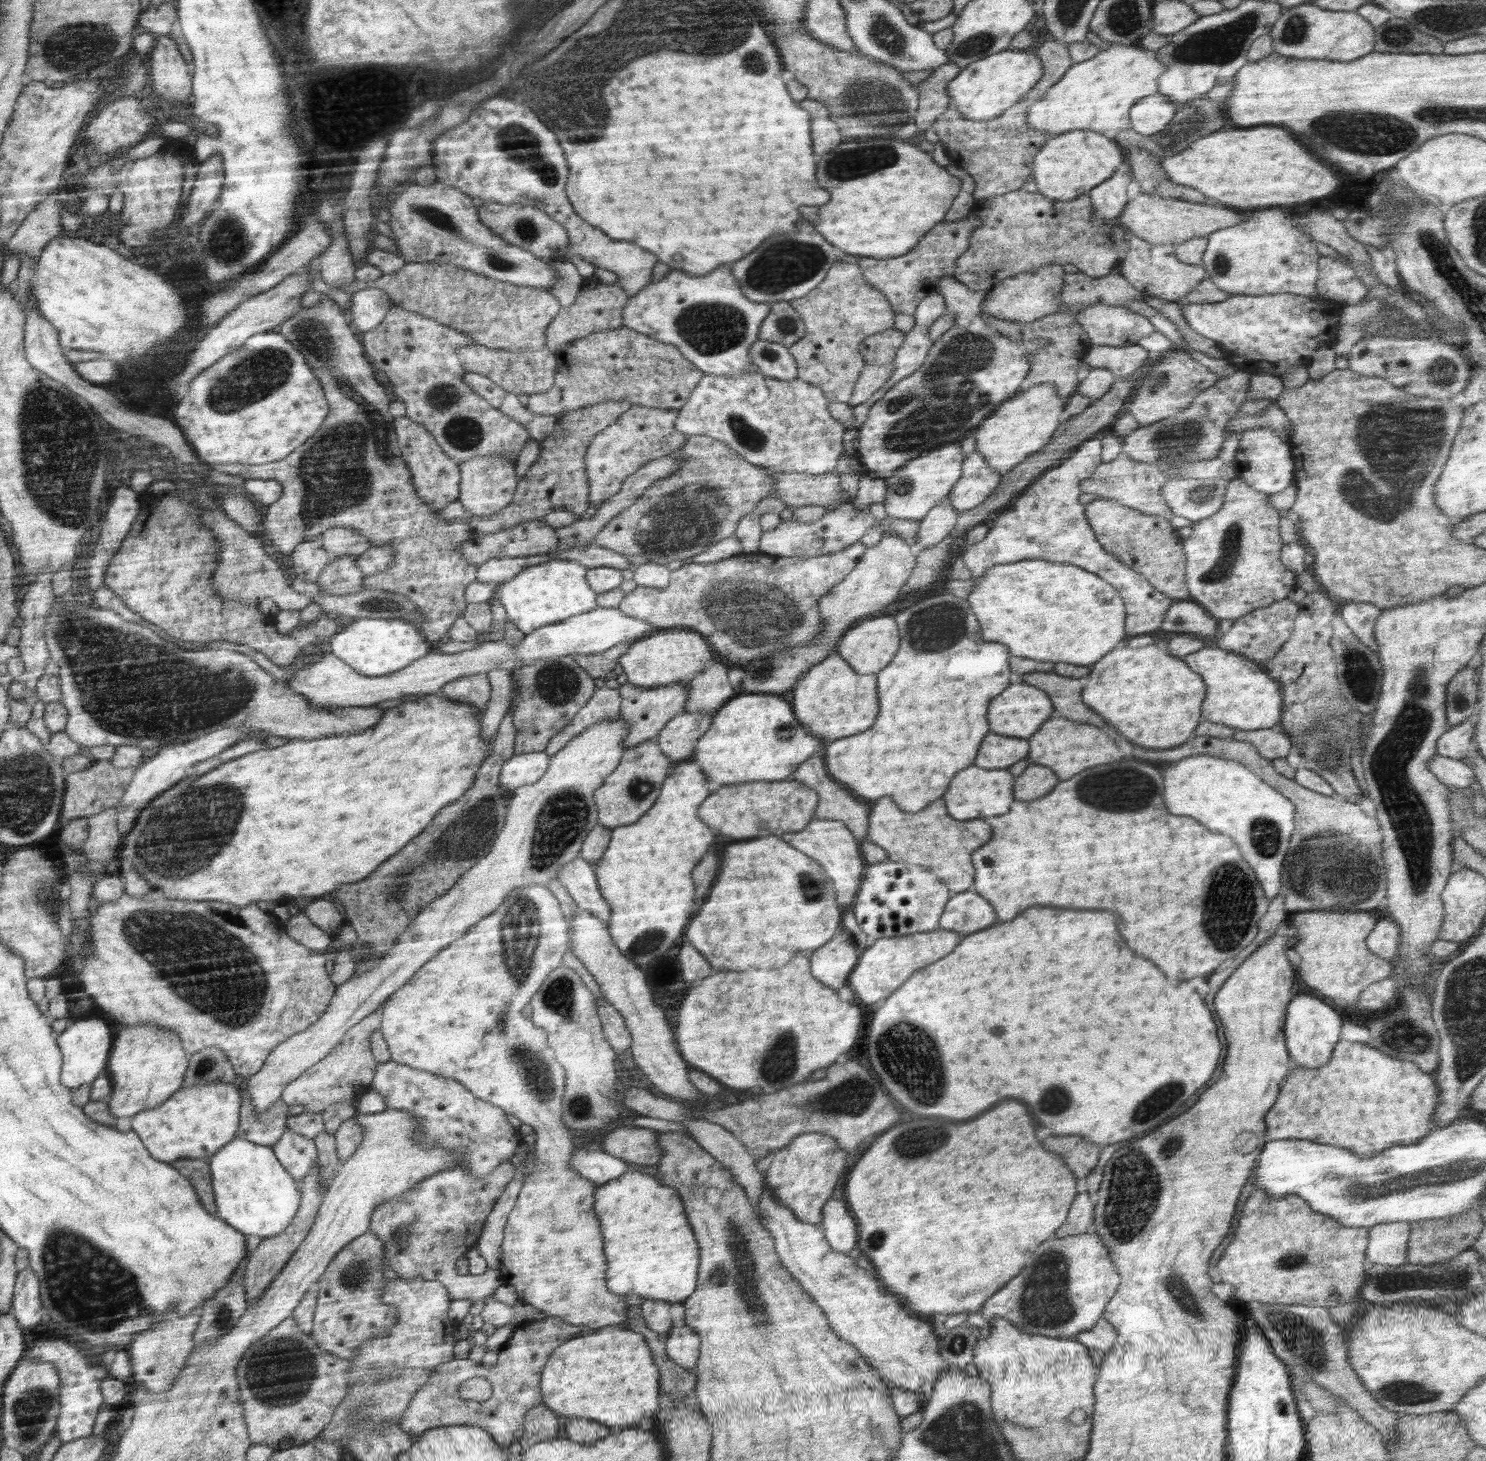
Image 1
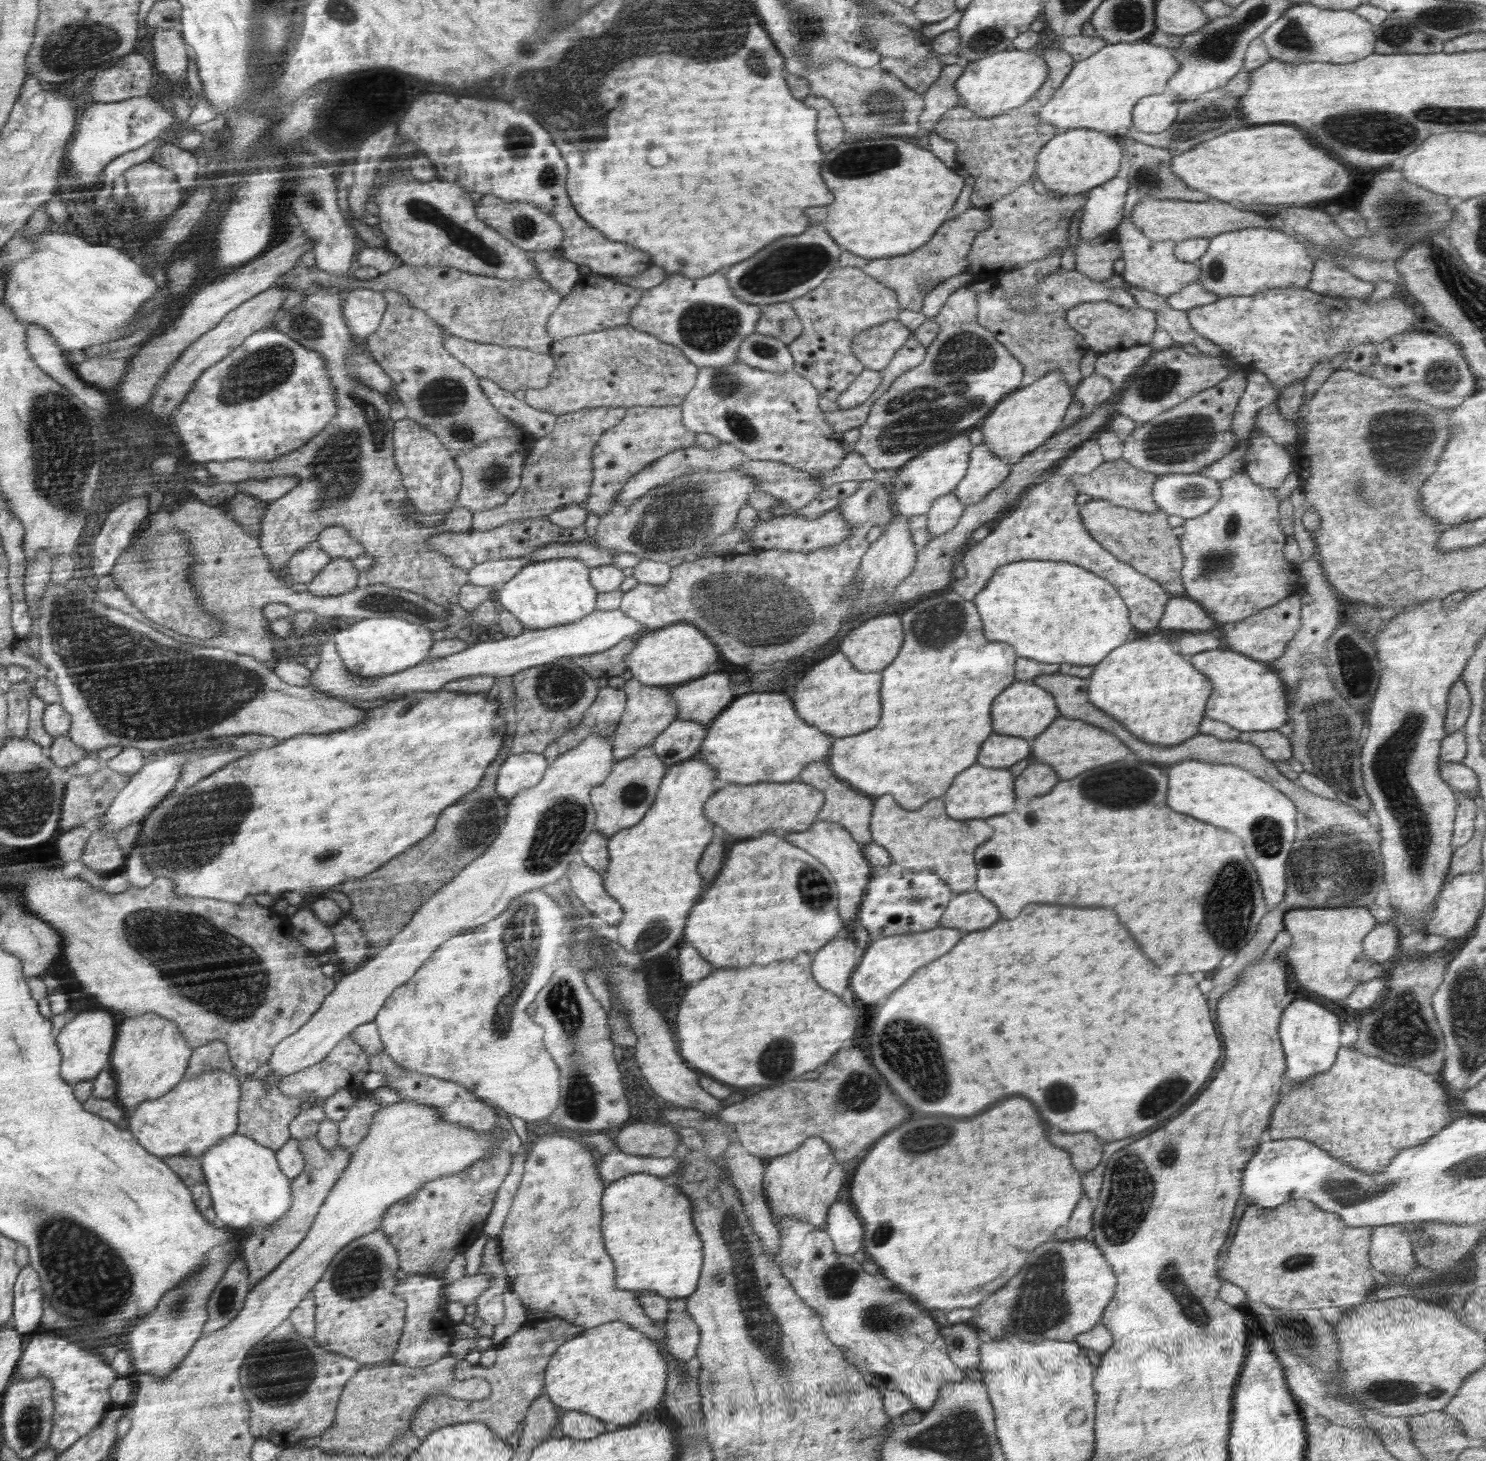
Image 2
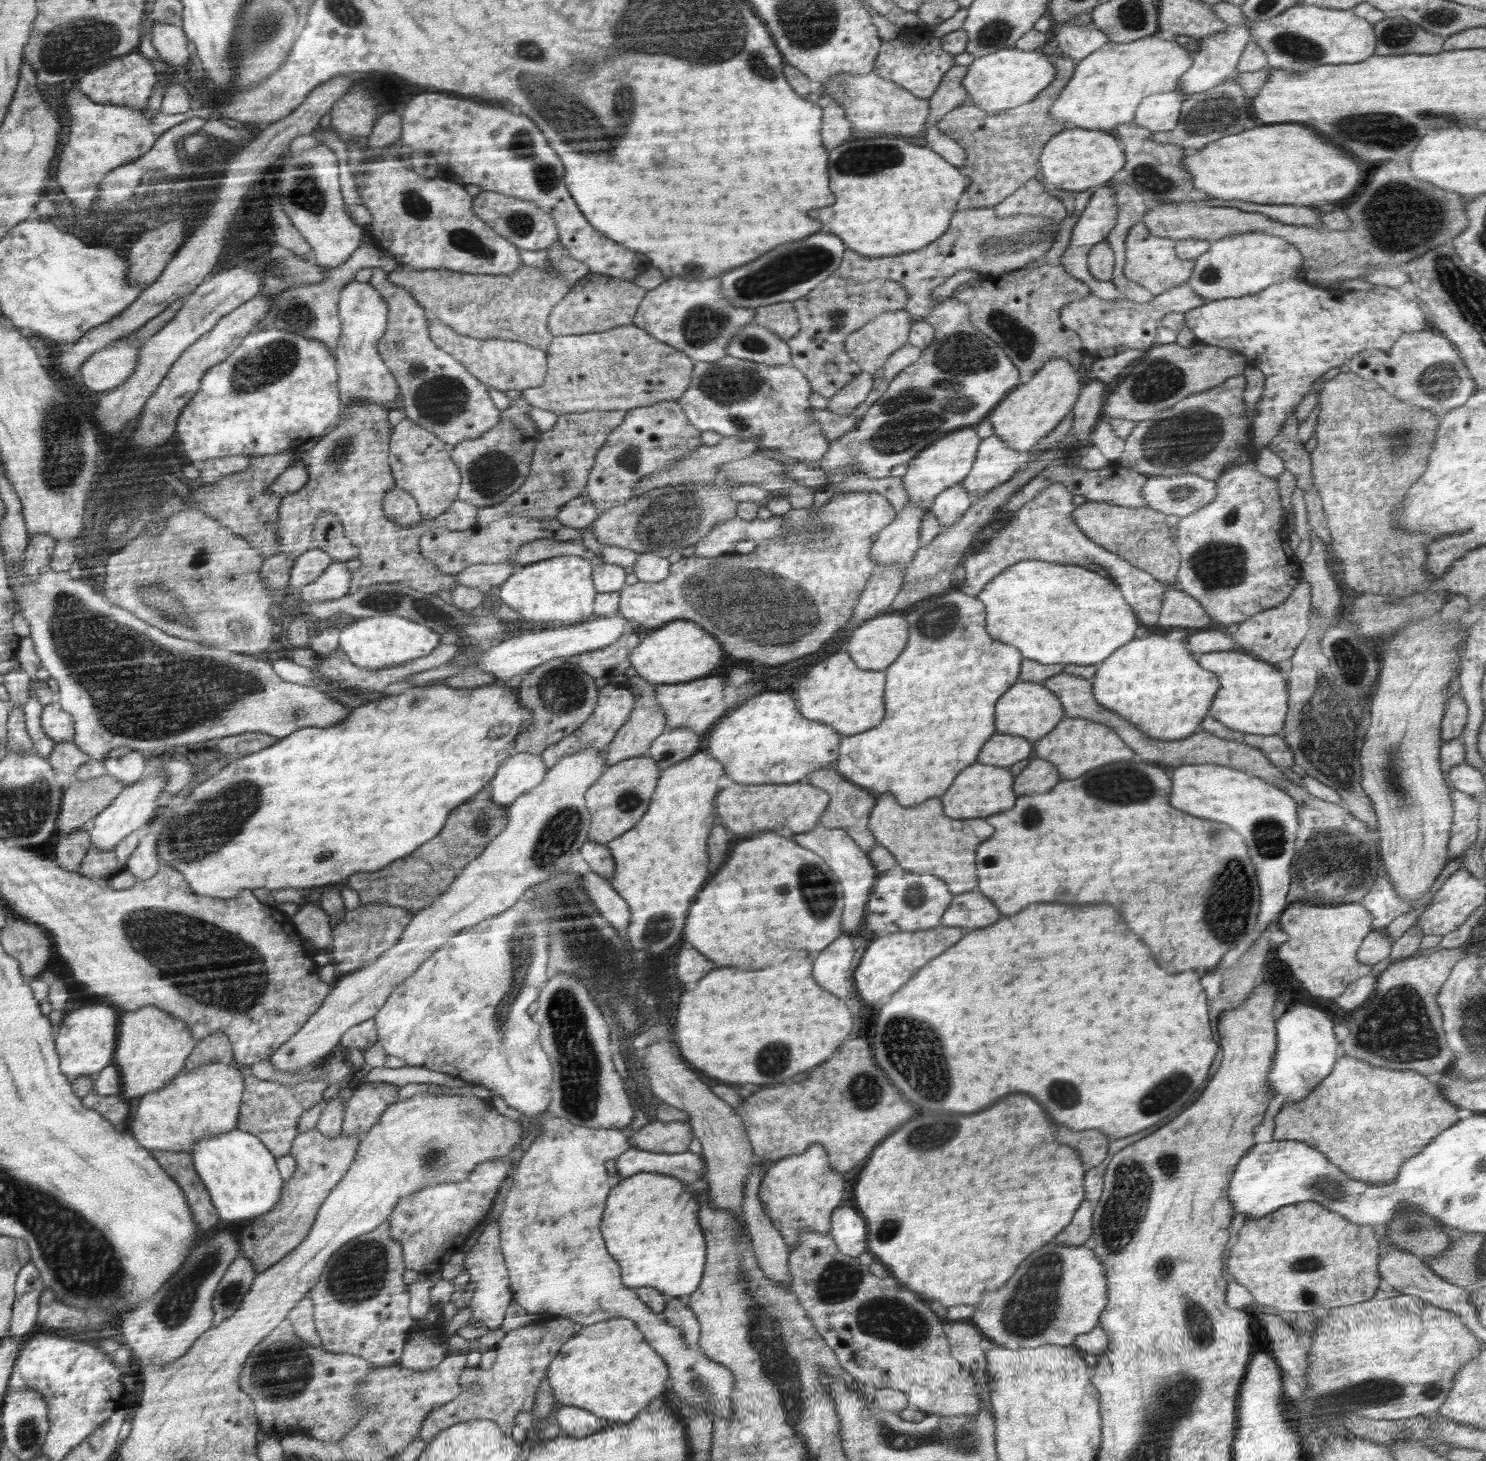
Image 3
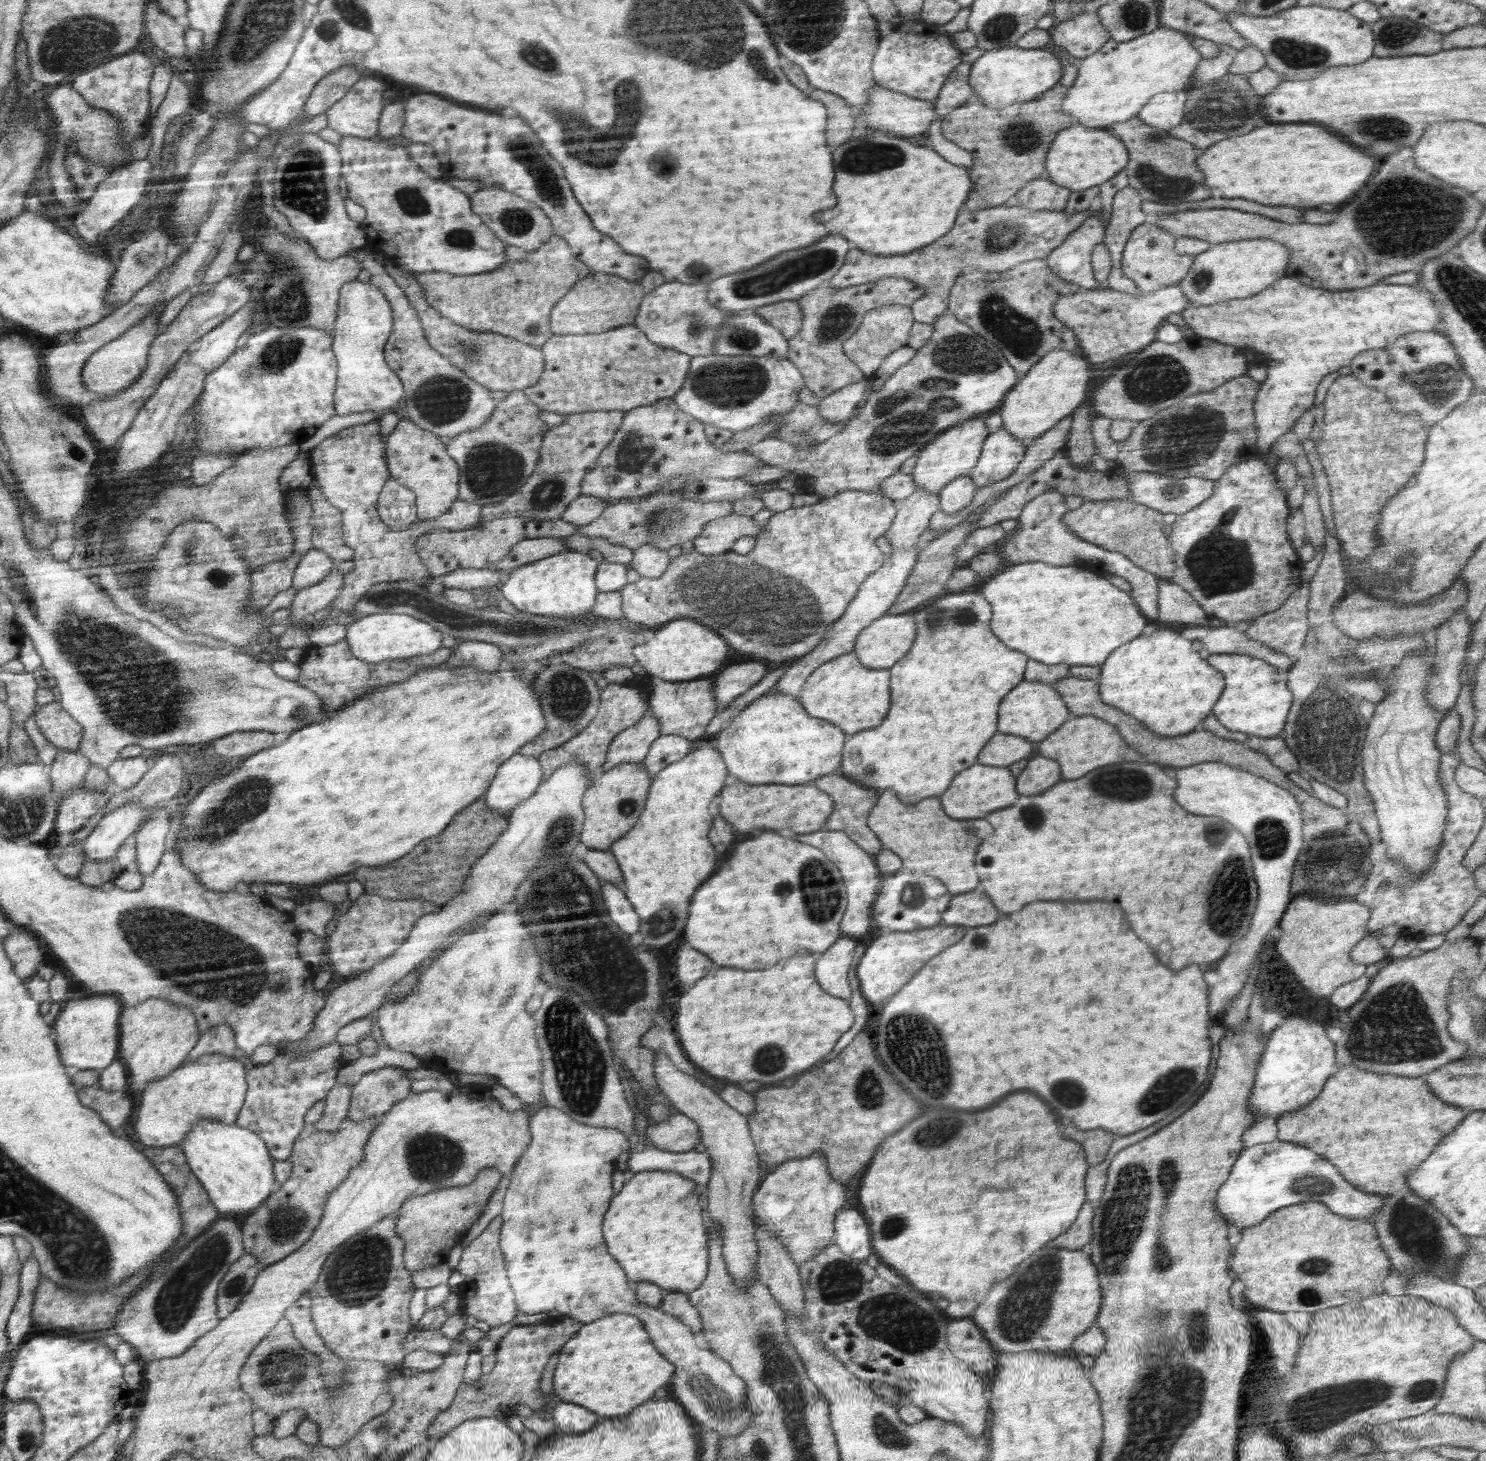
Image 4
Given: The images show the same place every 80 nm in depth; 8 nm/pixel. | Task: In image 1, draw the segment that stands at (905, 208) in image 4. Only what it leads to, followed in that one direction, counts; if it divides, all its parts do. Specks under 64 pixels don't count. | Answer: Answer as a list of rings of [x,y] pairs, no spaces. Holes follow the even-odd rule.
[[[884,138],[840,144],[838,150],[834,148],[832,152],[822,156],[820,170],[816,170],[816,178],[820,178],[820,186],[824,186],[824,190],[832,190],[832,202],[828,202],[828,206],[822,206],[822,218],[820,206],[806,206],[804,218],[808,218],[812,228],[829,244],[838,246],[845,254],[856,257],[892,258],[907,254],[935,224],[943,222],[944,216],[962,188],[960,179],[950,175],[944,166],[932,160],[928,147],[918,148],[900,140]]]

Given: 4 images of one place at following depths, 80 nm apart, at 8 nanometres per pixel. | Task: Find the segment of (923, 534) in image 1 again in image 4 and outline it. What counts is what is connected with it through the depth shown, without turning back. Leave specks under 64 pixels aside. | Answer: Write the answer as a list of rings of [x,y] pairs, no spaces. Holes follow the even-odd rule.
[[[969,474],[955,478],[938,493],[939,510],[944,514],[956,514],[958,510],[969,506],[975,493],[975,484]]]

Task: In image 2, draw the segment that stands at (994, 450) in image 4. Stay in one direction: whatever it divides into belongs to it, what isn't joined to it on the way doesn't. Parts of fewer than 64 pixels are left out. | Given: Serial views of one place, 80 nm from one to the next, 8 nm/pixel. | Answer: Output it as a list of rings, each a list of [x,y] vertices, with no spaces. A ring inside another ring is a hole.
[[[985,444],[974,445],[966,474],[953,493],[966,507],[976,504],[1008,476],[1011,466],[1011,462],[998,458]]]

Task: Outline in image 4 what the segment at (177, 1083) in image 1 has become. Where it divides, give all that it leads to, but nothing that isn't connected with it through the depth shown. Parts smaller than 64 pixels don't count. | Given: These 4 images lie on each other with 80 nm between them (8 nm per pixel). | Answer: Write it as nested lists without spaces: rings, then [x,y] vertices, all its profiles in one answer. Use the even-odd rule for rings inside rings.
[[[149,998],[144,1004],[124,1009],[120,1022],[122,1038],[119,1060],[127,1068],[127,1091],[132,1094],[137,1090],[144,1091],[156,1080],[168,1077],[186,1061],[187,1054],[199,1042],[199,1027],[194,1011],[164,998]]]

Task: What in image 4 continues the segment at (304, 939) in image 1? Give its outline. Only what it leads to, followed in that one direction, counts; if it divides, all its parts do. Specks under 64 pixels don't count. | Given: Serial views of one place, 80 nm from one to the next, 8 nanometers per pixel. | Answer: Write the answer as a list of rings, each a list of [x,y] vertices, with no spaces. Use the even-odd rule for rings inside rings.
[[[321,899],[297,905],[292,913],[295,914],[294,923],[299,927],[301,932],[306,930],[323,940],[327,940],[328,935],[324,931],[324,928],[332,920],[335,912],[335,904]]]

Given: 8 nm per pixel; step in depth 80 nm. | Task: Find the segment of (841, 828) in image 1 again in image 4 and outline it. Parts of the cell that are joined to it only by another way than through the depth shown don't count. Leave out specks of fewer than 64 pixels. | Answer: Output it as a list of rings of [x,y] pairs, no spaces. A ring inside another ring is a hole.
[[[822,828],[815,833],[800,834],[796,836],[800,842],[808,842],[810,846],[819,847],[828,859],[835,863],[845,882],[847,907],[841,918],[840,930],[842,936],[862,938],[868,932],[872,922],[872,907],[878,894],[883,876],[878,871],[874,856],[862,850],[848,835],[842,831],[827,831]]]

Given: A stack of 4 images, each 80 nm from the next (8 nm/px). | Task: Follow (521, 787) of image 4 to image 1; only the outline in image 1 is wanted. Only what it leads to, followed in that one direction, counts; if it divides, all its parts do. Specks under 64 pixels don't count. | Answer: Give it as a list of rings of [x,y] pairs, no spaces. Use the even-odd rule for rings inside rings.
[[[544,751],[514,755],[504,765],[499,784],[508,792],[535,783],[550,768],[550,756]]]

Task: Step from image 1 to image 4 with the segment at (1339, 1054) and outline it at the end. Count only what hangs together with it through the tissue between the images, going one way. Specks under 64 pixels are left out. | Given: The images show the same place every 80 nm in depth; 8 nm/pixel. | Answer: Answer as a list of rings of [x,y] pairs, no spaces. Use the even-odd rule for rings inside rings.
[[[1342,1066],[1332,1078],[1328,1078],[1328,1082],[1324,1084],[1324,1088],[1322,1088],[1322,1091],[1318,1094],[1318,1097],[1314,1098],[1312,1103],[1300,1108],[1300,1110],[1296,1110],[1296,1112],[1284,1114],[1284,1116],[1280,1116],[1280,1118],[1276,1120],[1278,1126],[1277,1140],[1296,1143],[1320,1154],[1322,1158],[1331,1162],[1343,1174],[1343,1177],[1348,1182],[1356,1185],[1357,1189],[1382,1195],[1387,1200],[1384,1207],[1380,1208],[1380,1211],[1374,1213],[1371,1222],[1378,1231],[1382,1248],[1388,1255],[1392,1269],[1400,1271],[1405,1277],[1413,1277],[1420,1271],[1430,1271],[1436,1278],[1441,1278],[1445,1281],[1453,1281],[1453,1276],[1455,1275],[1459,1260],[1467,1251],[1468,1235],[1460,1234],[1457,1228],[1450,1224],[1448,1219],[1444,1218],[1440,1212],[1436,1211],[1436,1208],[1432,1207],[1429,1200],[1424,1200],[1416,1196],[1411,1190],[1408,1190],[1407,1184],[1404,1184],[1404,1180],[1407,1180],[1406,1174],[1408,1174],[1408,1172],[1412,1172],[1426,1156],[1429,1157],[1434,1153],[1432,1150],[1436,1150],[1436,1146],[1440,1146],[1444,1138],[1450,1136],[1450,1133],[1464,1120],[1464,1114],[1466,1114],[1466,1112],[1469,1111],[1464,1110],[1464,1112],[1462,1112],[1460,1107],[1448,1105],[1440,1101],[1440,1098],[1436,1097],[1428,1090],[1428,1084],[1424,1082],[1424,1078],[1422,1077],[1406,1078],[1404,1076],[1392,1076],[1392,1074],[1374,1074],[1374,1072],[1364,1072],[1364,1070],[1360,1070],[1360,1068],[1356,1070],[1356,1066]]]

